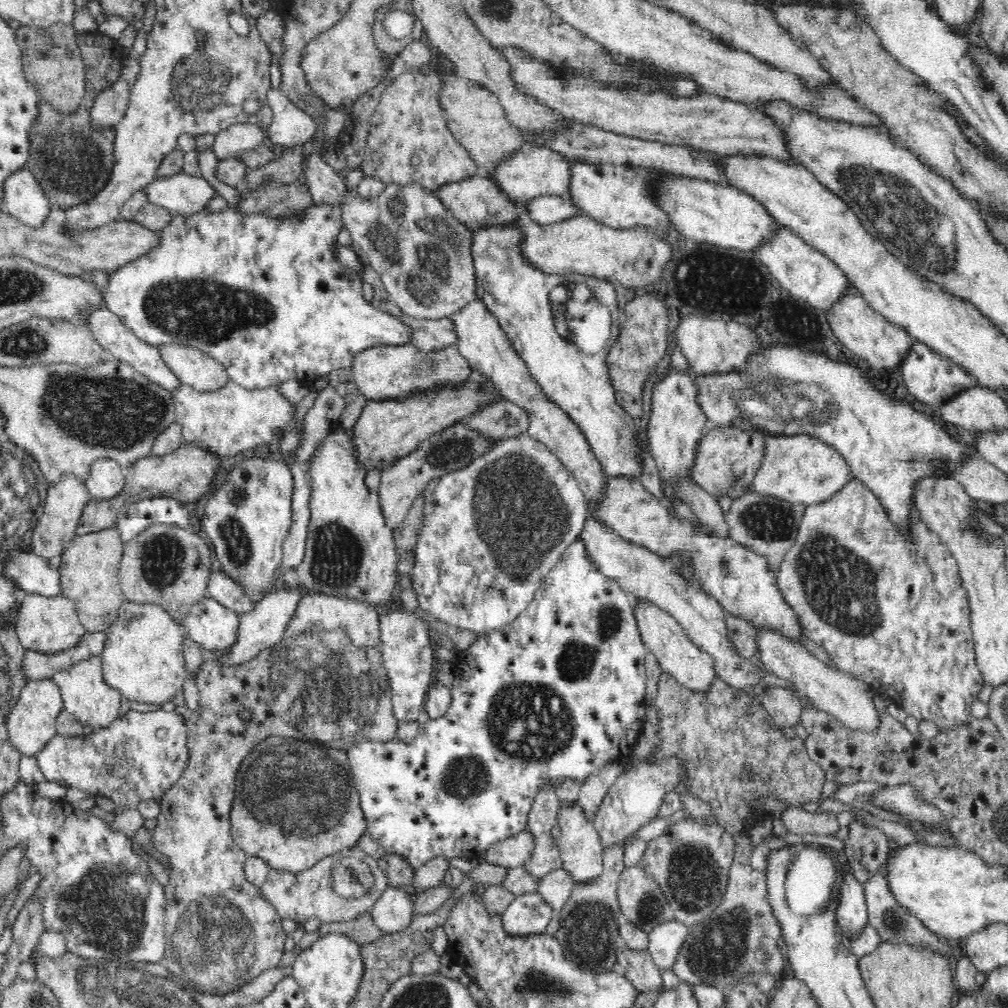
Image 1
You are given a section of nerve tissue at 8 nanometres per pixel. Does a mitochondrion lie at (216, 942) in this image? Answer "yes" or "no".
yes

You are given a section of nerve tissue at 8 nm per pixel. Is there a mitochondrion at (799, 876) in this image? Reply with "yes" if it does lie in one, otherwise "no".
yes

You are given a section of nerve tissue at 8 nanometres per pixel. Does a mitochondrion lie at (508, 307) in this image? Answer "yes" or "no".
no

